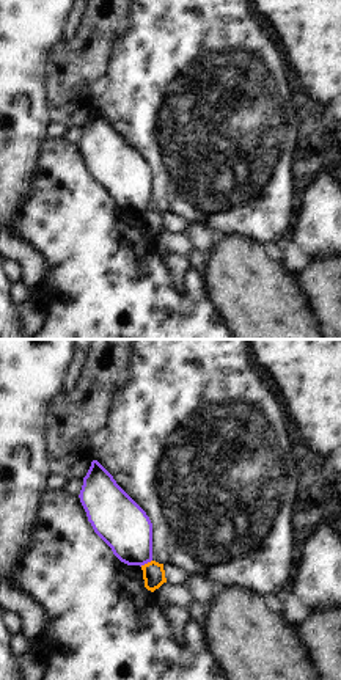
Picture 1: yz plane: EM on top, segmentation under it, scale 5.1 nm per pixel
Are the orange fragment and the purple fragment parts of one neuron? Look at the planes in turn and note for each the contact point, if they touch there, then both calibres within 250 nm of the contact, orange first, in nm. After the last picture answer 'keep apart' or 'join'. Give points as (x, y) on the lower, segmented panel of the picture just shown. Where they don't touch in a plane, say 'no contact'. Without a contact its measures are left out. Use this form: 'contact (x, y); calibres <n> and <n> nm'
contact (145, 564); calibres 110 and 260 nm

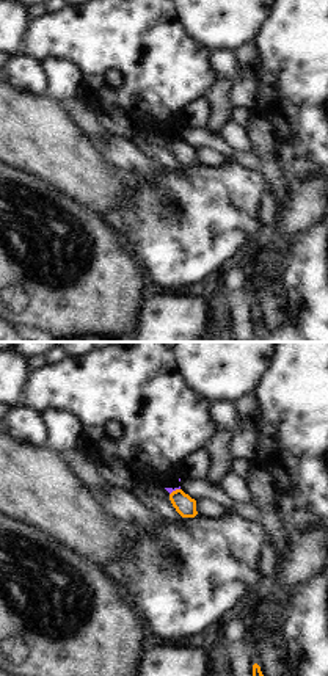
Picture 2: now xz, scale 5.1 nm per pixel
contact (176, 490); calibres 100 and 30 nm

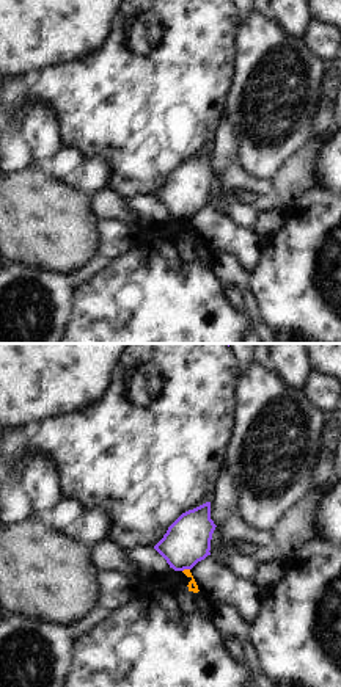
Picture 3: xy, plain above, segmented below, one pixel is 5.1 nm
contact (186, 570); calibres 50 and 240 nm

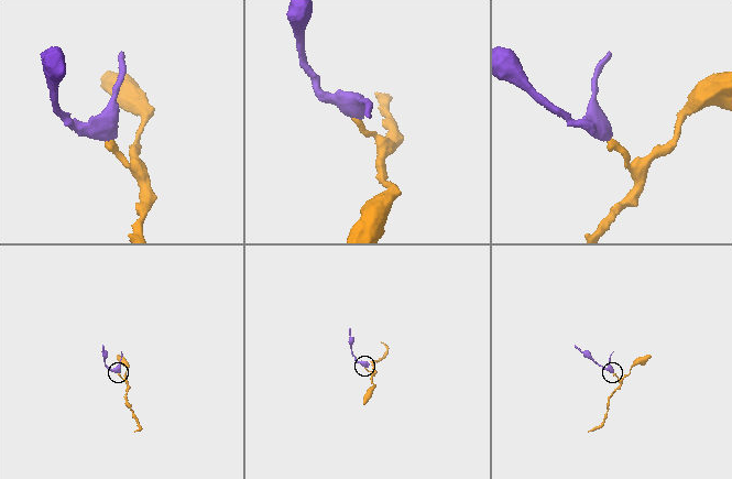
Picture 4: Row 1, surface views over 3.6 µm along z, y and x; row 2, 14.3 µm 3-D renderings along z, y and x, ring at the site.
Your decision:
keep apart

